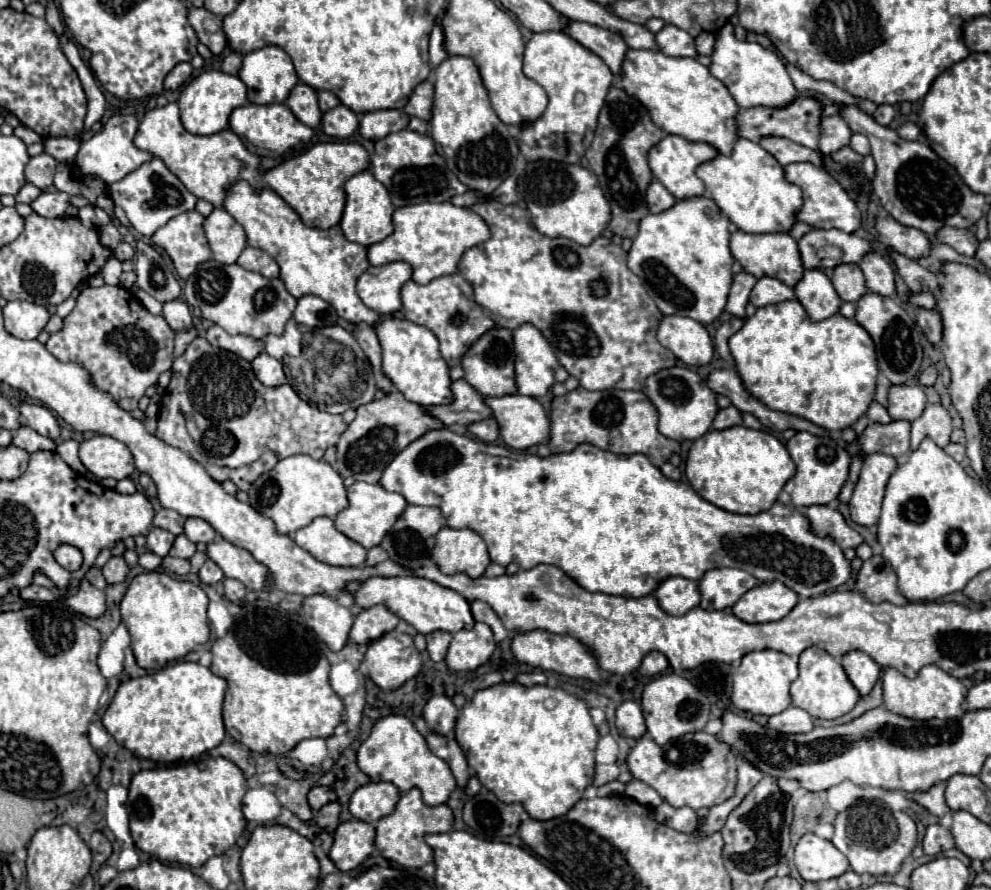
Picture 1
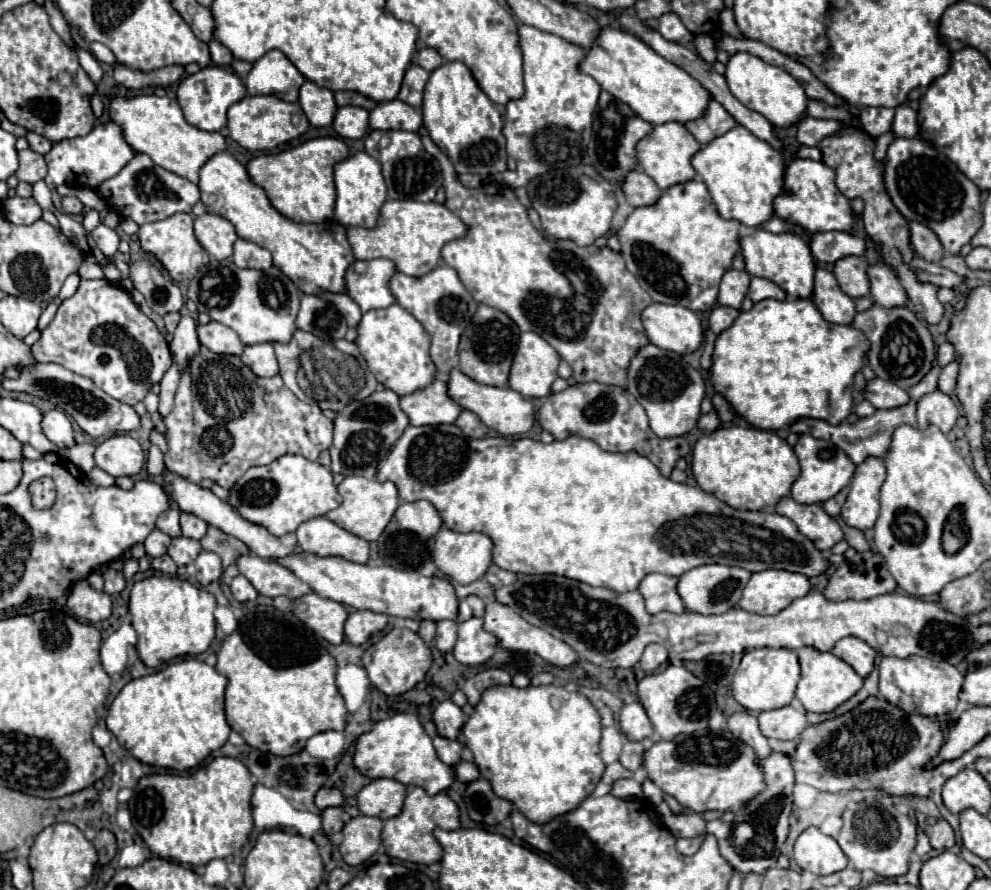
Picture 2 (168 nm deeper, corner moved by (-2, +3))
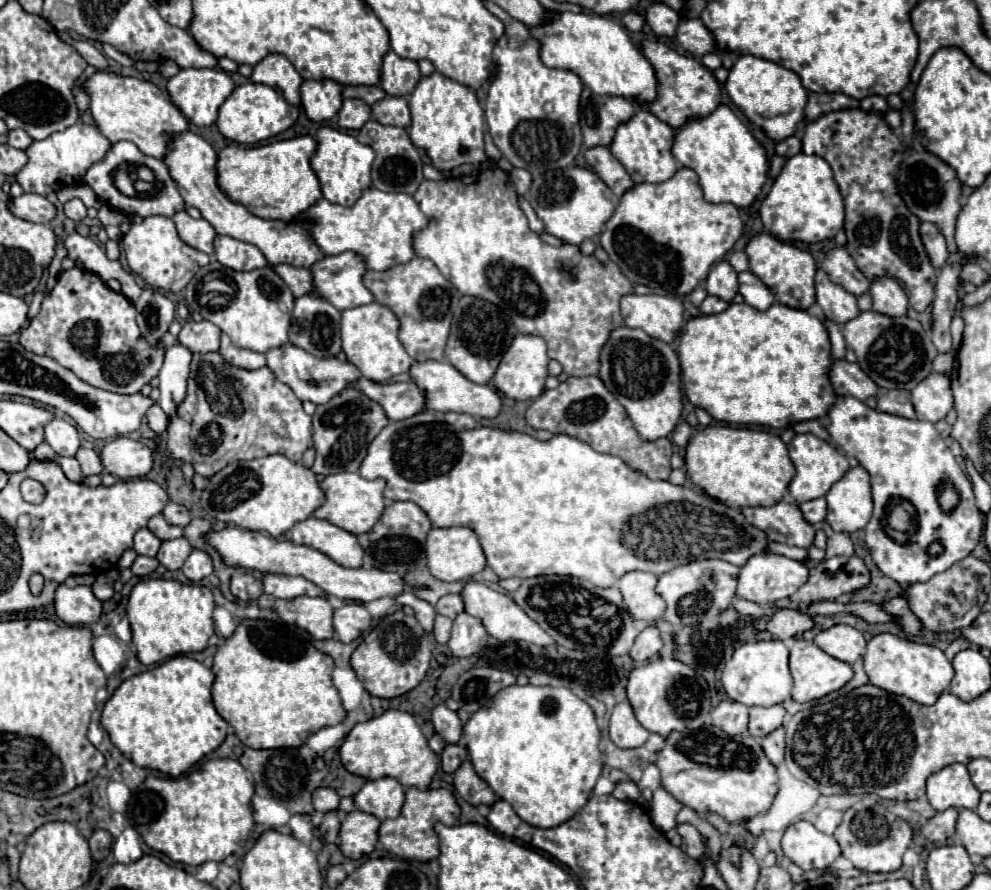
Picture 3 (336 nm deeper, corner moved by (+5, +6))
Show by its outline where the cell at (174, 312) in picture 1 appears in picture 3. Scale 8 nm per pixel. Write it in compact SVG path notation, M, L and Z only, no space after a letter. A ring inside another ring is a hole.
M180 342L166 348L166 360L158 374L158 378L160 378L158 404L162 406L162 410L168 416L174 414L176 406L186 396L186 378L190 372L190 360L192 360L192 352L186 346L182 346Z

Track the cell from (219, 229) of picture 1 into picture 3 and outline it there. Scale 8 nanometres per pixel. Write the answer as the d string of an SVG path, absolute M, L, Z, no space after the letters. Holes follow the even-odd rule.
M178 212L174 214L174 222L176 222L176 228L178 228L178 234L180 238L200 250L200 252L206 252L208 256L214 254L214 236L216 236L216 230L212 228L210 222L206 222L204 218L190 218L186 212Z

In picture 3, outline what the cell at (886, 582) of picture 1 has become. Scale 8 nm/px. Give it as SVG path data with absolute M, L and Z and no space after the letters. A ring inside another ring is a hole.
M836 556L818 564L816 572L790 598L796 604L814 604L836 600L842 594L866 588L870 584L870 570L860 556Z

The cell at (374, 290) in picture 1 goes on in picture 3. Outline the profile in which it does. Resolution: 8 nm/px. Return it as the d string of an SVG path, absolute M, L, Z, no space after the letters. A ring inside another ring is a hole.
M356 252L326 256L310 268L316 294L338 310L374 302L372 292L362 282L366 270L366 260Z

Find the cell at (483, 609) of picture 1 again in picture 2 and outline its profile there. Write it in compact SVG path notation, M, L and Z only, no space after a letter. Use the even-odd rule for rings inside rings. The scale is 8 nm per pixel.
M465 597L465 599L459 599L459 613L457 613L457 623L463 623L471 617L483 617L485 613L485 599L481 597Z

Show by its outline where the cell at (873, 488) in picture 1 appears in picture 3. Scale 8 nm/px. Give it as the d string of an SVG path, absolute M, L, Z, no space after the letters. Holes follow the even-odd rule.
M850 468L826 494L826 522L836 532L856 532L866 526L872 514L870 474L862 468Z

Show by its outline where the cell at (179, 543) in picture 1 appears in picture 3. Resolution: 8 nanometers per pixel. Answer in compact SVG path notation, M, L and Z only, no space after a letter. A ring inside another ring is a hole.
M184 536L176 540L164 540L158 550L158 562L164 564L168 570L178 570L182 568L190 552L192 552L192 546Z

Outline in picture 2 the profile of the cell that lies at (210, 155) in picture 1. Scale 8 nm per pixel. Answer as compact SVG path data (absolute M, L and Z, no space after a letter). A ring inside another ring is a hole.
M137 95L137 97L111 97L109 101L109 117L121 127L125 141L133 151L149 155L163 169L177 173L193 183L199 181L201 165L227 149L225 137L221 133L209 133L193 127L185 121L181 107L171 97L157 95Z

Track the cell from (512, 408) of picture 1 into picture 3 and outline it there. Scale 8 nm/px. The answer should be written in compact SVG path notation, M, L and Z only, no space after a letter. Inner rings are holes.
M416 362L410 368L410 376L418 386L422 386L426 394L426 408L436 412L462 412L478 418L496 418L502 412L502 398L494 386L482 386L470 382L466 376L462 376L450 362Z

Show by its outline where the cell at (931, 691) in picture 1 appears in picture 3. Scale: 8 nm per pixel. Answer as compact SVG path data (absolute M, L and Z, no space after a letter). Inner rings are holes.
M878 634L868 642L864 654L864 670L870 678L870 684L890 694L906 696L924 706L932 706L940 694L948 690L954 678L954 668L942 650L908 638L898 638L894 634Z

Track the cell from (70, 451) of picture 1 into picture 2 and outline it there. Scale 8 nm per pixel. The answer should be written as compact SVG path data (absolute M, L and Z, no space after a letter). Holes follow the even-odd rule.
M75 445L75 447L69 447L69 449L61 449L59 451L65 459L73 461L73 465L77 465L77 469L89 473L93 467L95 467L95 461L93 461L93 453L95 453L95 445Z

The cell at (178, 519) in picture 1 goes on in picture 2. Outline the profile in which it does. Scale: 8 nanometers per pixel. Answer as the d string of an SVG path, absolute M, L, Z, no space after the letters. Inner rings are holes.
M167 509L165 513L159 515L157 519L157 529L167 533L169 537L179 537L181 527L179 527L179 509Z

